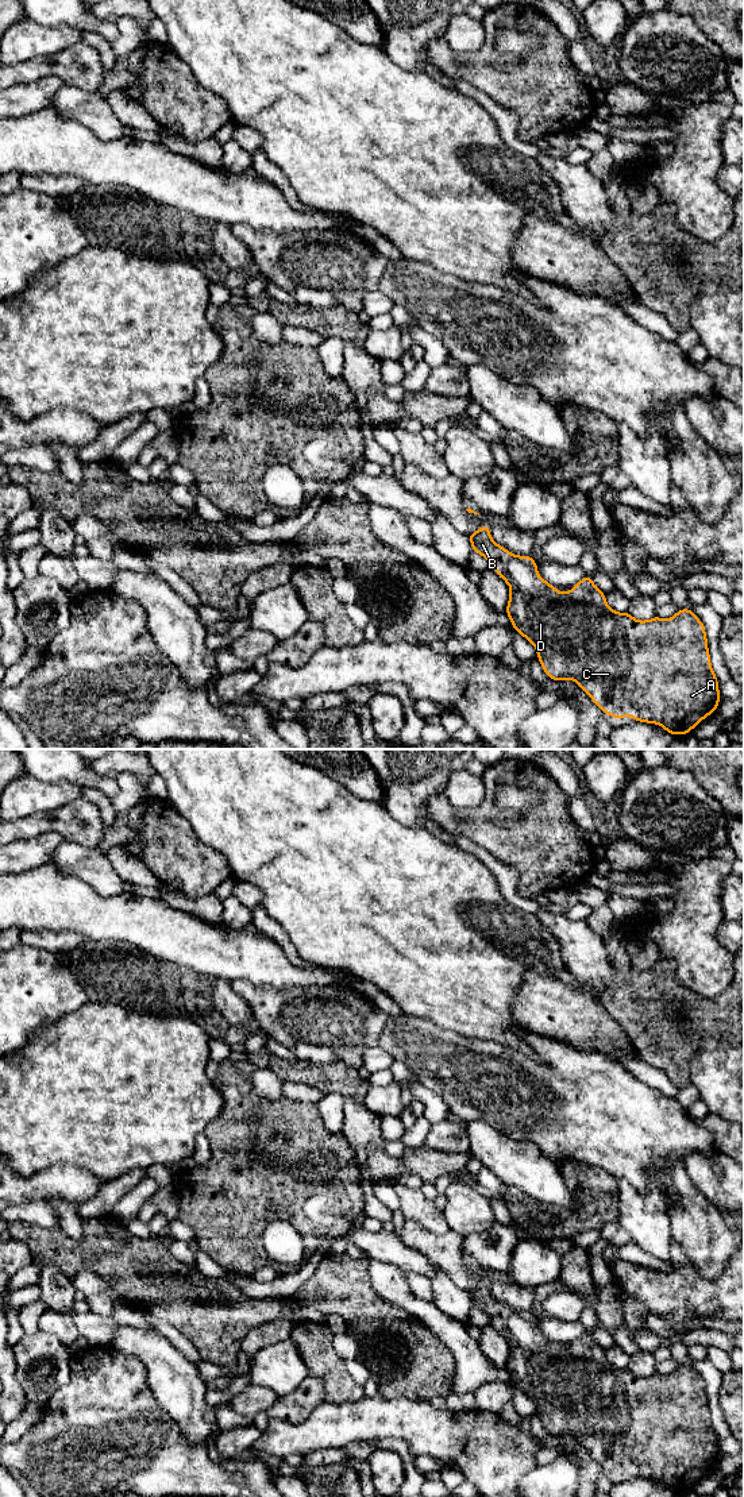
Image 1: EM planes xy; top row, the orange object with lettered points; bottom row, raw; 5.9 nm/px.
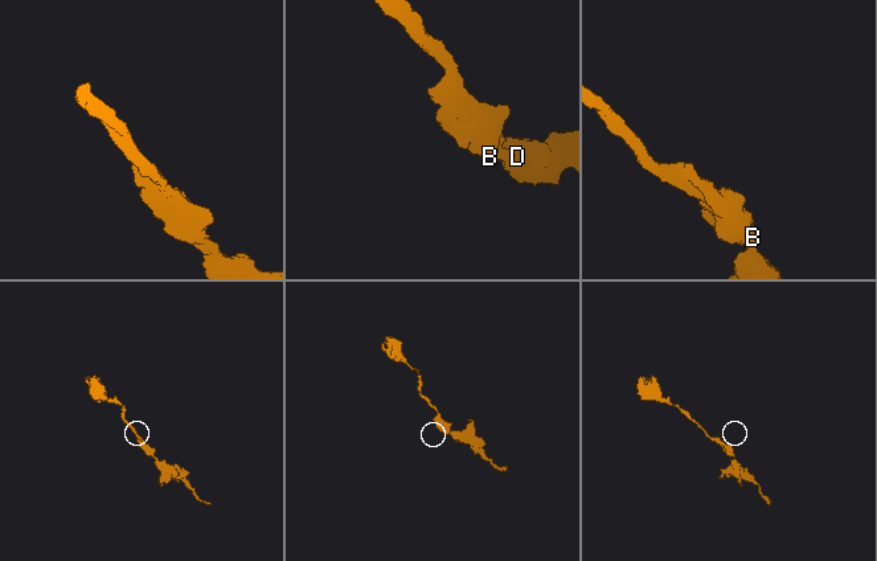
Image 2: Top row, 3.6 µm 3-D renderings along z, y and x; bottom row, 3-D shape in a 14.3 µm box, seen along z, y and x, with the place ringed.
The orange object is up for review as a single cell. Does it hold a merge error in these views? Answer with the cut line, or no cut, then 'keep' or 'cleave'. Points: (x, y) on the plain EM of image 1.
no cut; keep

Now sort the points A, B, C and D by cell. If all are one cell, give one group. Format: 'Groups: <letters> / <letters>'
Groups: A B C D

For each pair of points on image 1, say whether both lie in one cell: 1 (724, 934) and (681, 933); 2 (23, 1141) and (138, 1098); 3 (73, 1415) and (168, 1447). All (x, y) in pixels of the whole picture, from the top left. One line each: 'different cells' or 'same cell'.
1: different cells
2: same cell
3: same cell

